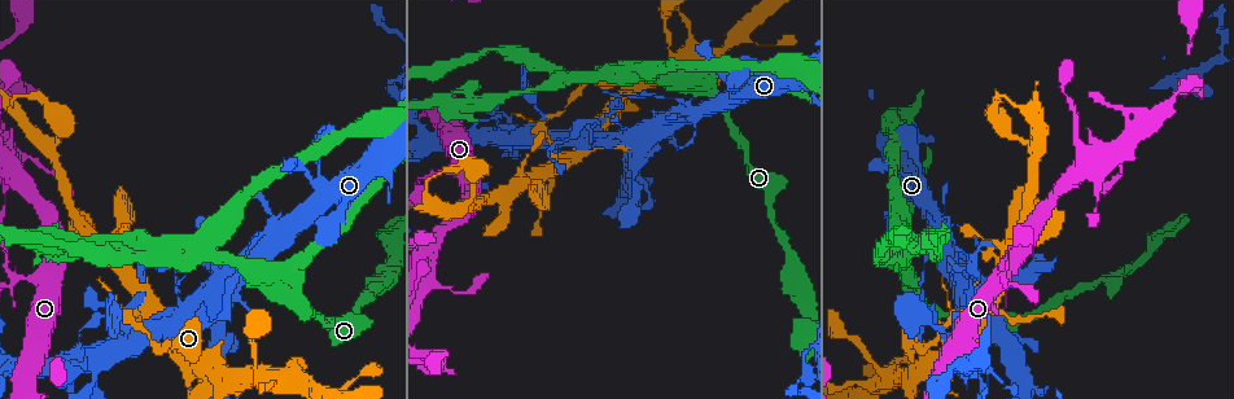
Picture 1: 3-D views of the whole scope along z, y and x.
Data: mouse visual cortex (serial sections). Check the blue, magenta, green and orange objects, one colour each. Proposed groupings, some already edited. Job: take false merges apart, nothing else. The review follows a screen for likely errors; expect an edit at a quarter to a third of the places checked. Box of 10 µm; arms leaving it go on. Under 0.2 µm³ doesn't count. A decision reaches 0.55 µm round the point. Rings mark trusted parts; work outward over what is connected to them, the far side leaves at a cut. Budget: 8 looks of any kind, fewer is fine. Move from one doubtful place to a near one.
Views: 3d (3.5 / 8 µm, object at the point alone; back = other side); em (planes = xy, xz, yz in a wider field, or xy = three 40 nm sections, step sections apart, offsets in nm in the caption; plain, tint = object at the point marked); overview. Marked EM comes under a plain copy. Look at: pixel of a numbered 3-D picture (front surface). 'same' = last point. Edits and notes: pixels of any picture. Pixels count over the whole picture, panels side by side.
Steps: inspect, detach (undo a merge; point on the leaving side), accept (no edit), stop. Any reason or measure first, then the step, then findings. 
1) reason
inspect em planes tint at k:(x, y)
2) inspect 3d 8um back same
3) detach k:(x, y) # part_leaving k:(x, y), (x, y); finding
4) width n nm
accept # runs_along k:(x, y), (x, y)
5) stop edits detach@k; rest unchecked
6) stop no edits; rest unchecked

inspect 3d 3.5um at 1:(543, 127)

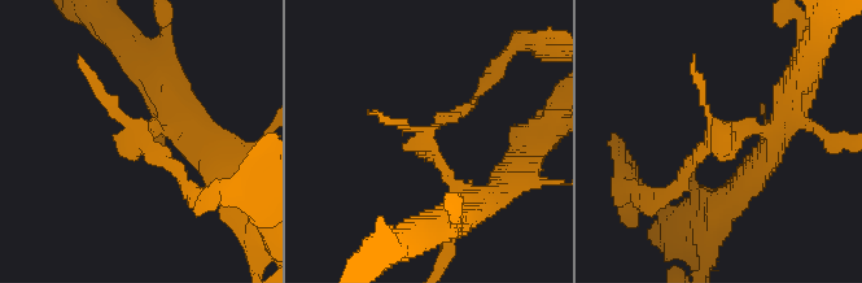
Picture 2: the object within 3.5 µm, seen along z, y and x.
need the tissue
inspect em xy step 1 tint at 2:(135, 137)

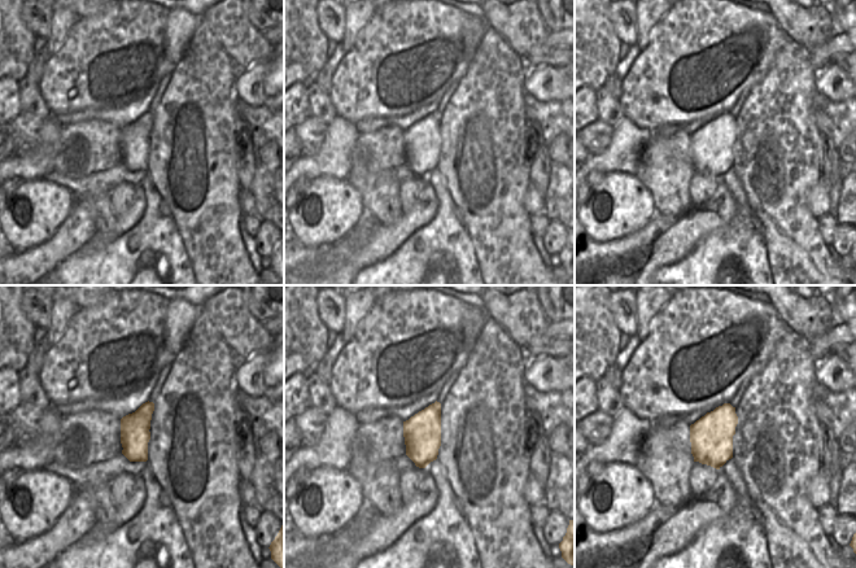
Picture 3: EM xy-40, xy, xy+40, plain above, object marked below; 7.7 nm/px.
inspect em planes tint same

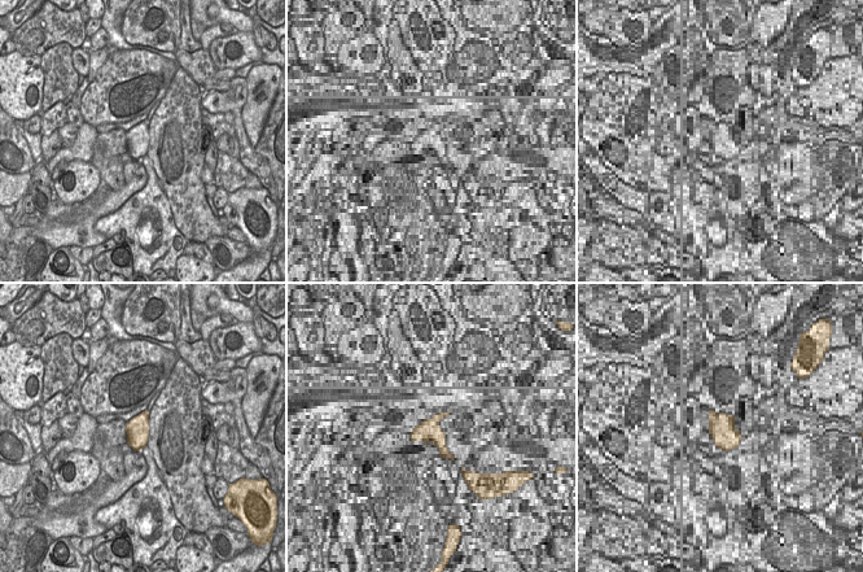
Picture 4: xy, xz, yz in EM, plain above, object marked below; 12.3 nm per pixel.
detach 2:(182, 133) # part_leaving 2:(428, 144), (472, 197), (511, 177); two cells meet here

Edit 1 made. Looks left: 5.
branch point
inspect 3d 3.5um at 1:(999, 276)

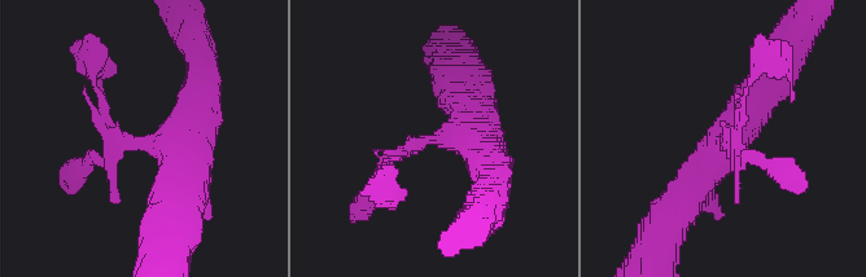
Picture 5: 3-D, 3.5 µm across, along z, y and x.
now the EM
inspect em xy step 1 tint at 5:(413, 145)

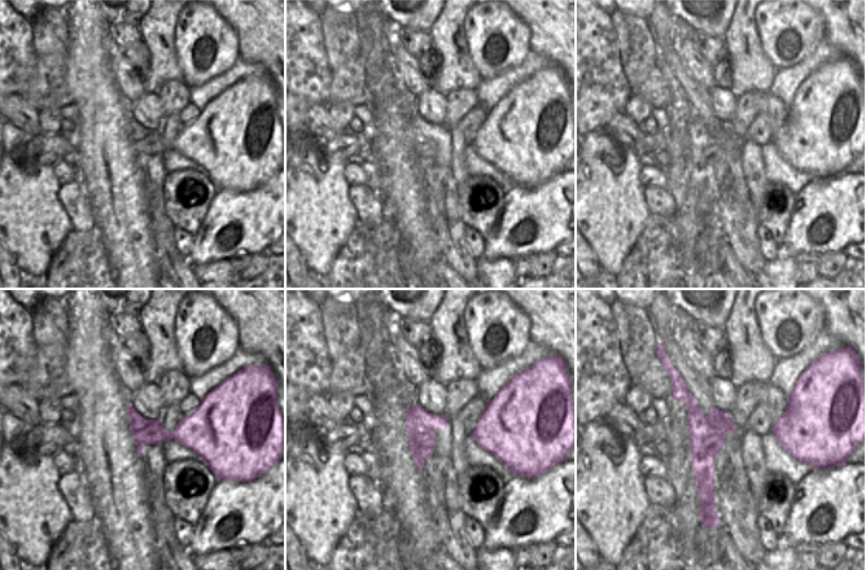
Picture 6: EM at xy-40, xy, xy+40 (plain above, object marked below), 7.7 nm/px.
accept # all the same cell

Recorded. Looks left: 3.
small branch off a trunk
inspect 3d 3.5um back at 1:(19, 175)

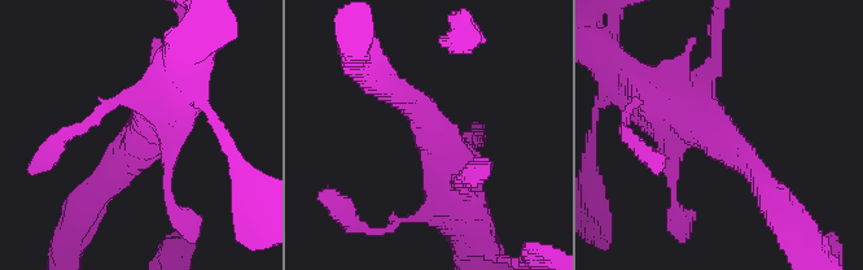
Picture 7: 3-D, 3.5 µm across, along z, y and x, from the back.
arms 3; arm_widths 200, 350, 600 nm
inspect em xy step 3 tint at 7:(715, 136)

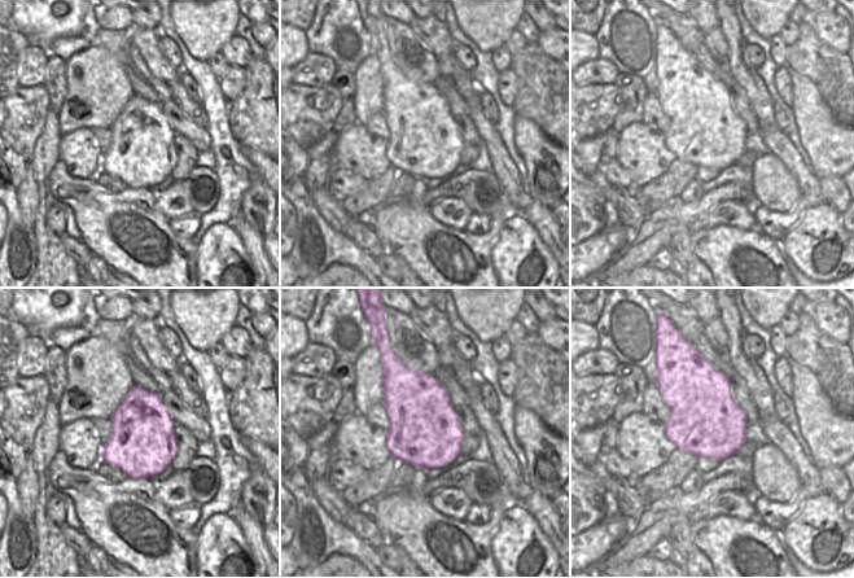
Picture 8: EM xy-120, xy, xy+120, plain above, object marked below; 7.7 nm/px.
width 550 nm
accept # runs_along 7:(767, 191), (688, 110), (648, 91); continuous, no second cell

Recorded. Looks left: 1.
stop edits detach@2; rest unchecked

